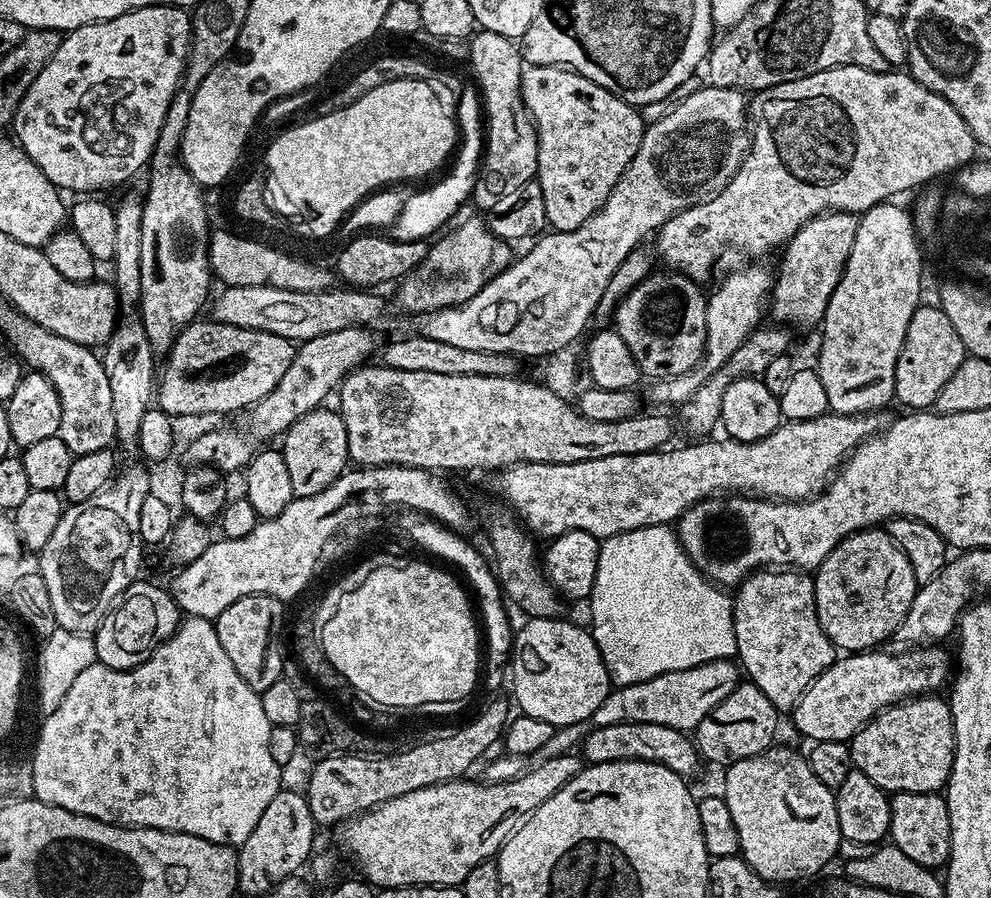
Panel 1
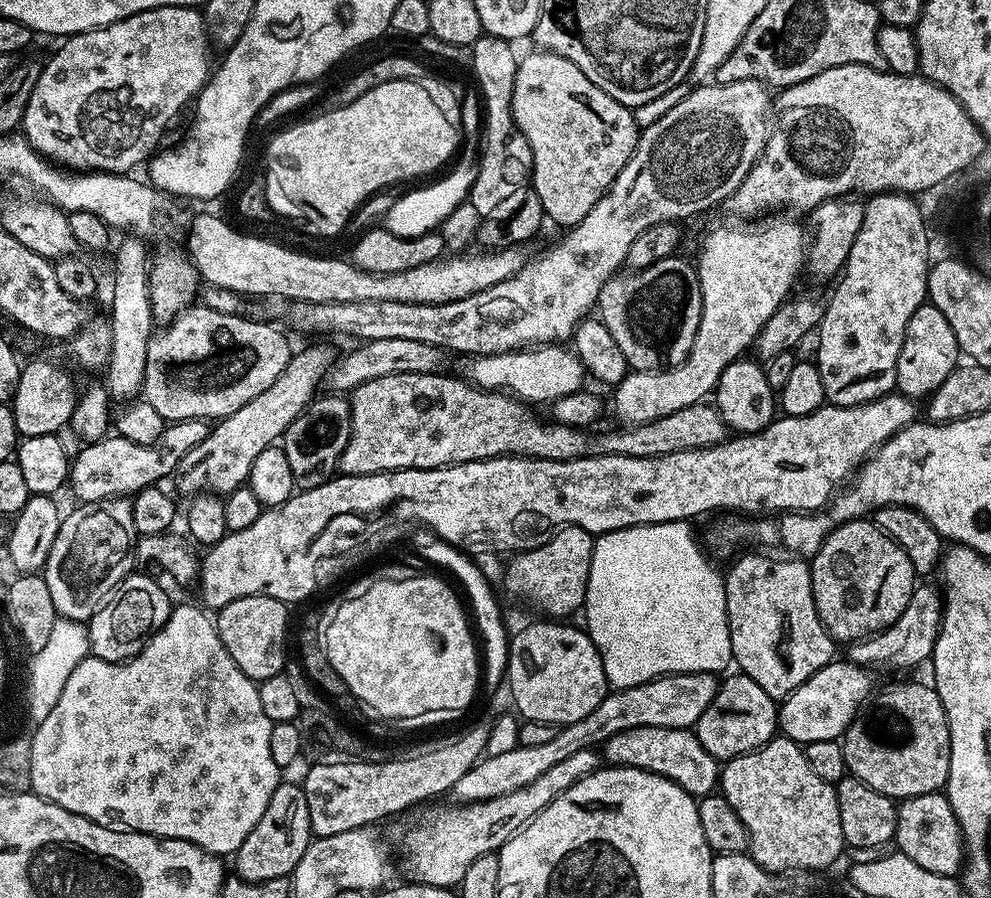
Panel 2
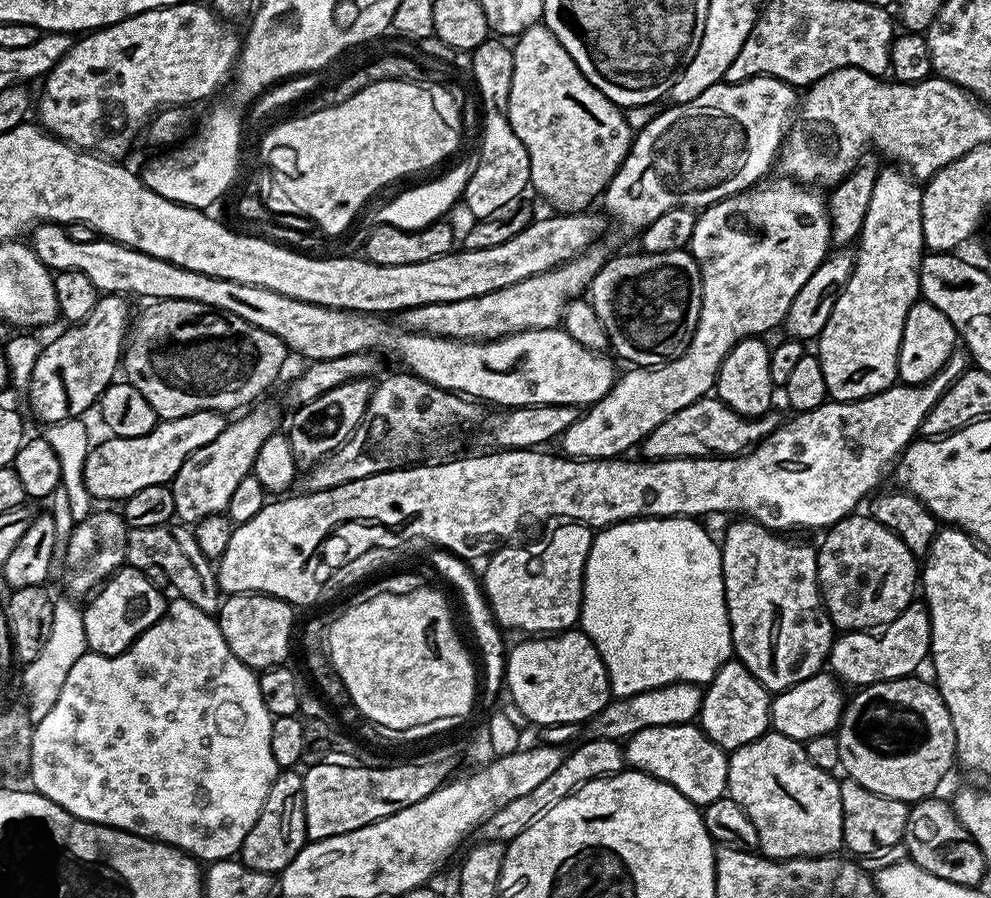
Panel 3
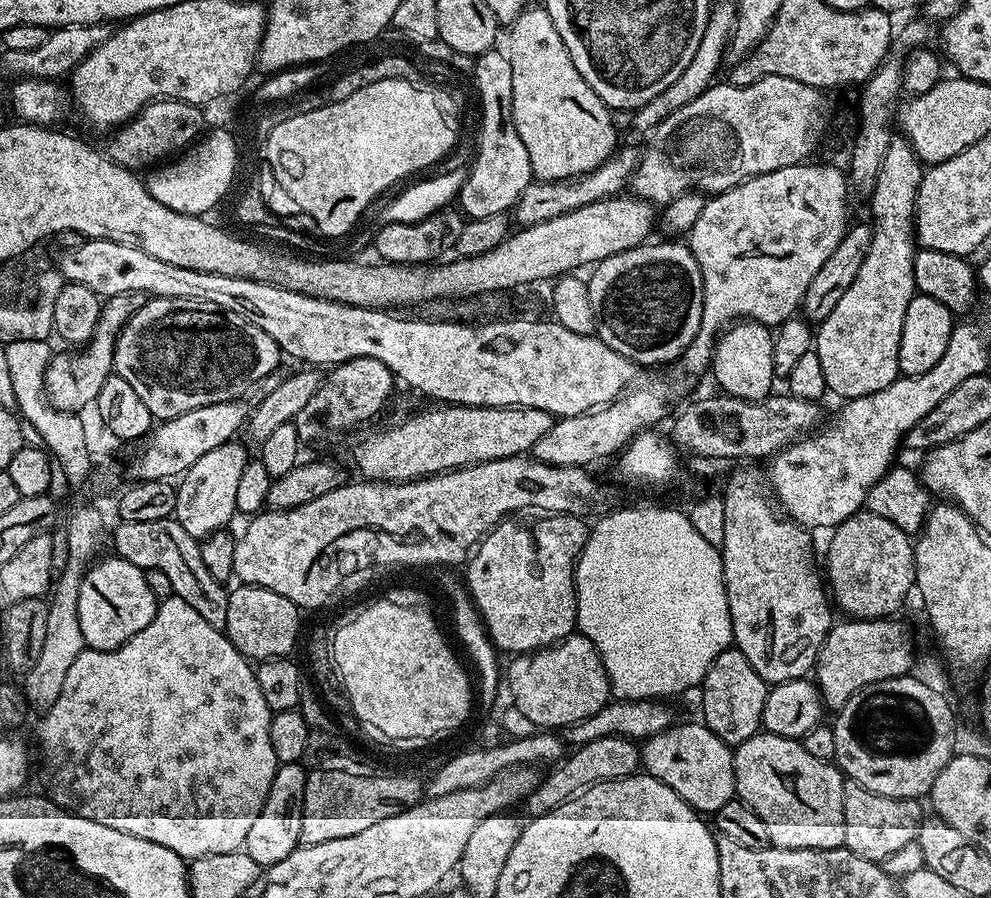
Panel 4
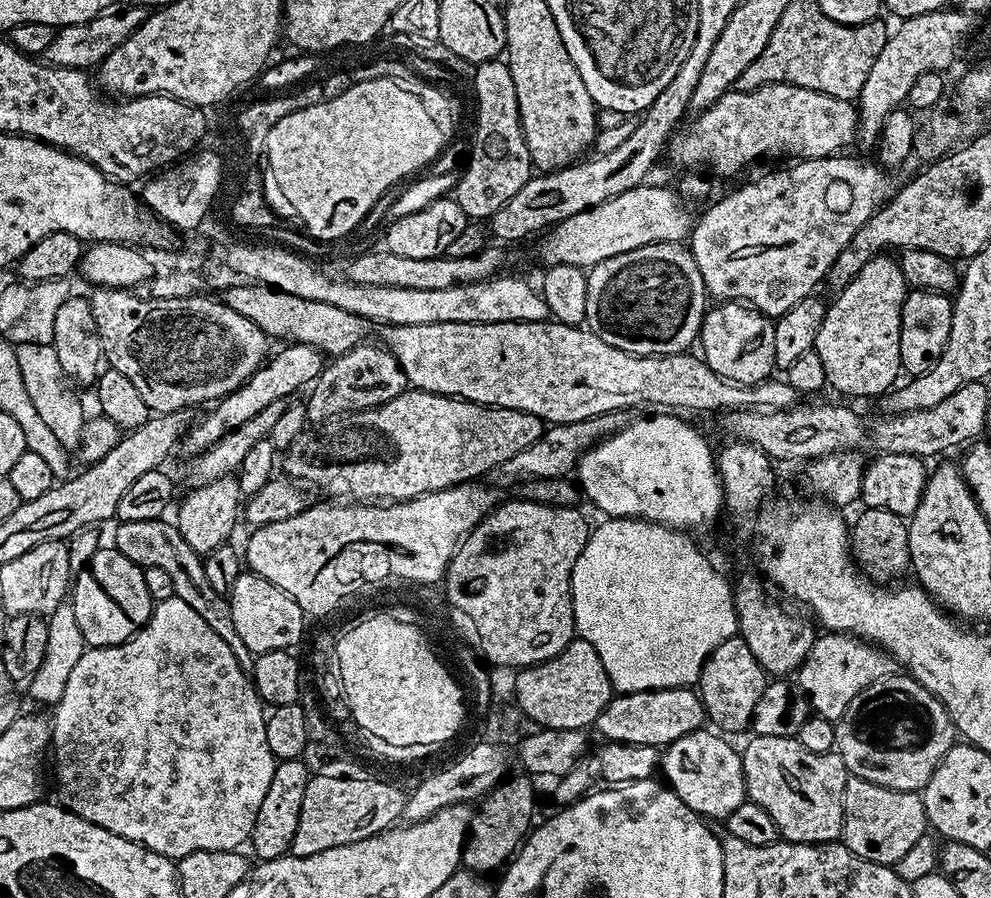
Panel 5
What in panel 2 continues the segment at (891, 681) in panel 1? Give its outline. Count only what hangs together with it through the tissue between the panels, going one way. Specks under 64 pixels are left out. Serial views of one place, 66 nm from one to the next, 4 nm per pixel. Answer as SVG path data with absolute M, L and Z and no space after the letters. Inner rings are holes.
M833 659L831 664L822 666L822 670L818 670L809 680L802 682L802 686L798 686L798 690L791 692L779 705L779 731L801 746L810 742L840 740L863 709L860 707L869 703L874 692L872 676L873 673L869 669L847 659Z

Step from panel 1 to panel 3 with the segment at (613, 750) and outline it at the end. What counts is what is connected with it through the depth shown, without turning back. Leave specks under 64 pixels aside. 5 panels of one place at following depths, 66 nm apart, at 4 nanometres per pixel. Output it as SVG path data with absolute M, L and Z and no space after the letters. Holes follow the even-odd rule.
M695 723L643 728L627 737L623 750L624 763L629 769L644 772L648 776L653 776L674 786L678 790L678 794L685 796L691 804L703 806L722 798L727 793L729 753L725 749L719 748Z

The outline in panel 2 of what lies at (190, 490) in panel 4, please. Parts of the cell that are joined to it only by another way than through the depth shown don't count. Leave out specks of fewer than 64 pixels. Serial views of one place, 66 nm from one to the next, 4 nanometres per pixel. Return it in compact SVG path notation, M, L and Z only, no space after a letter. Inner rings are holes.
M312 344L301 352L299 349L282 374L274 378L274 386L266 386L266 390L262 390L258 398L250 398L242 410L234 410L234 414L215 421L209 427L206 438L198 442L190 454L181 458L175 470L177 490L187 498L195 498L204 493L227 494L241 487L254 466L254 458L258 458L262 450L273 447L292 425L294 418L298 418L312 403L333 359L334 353L328 344Z

